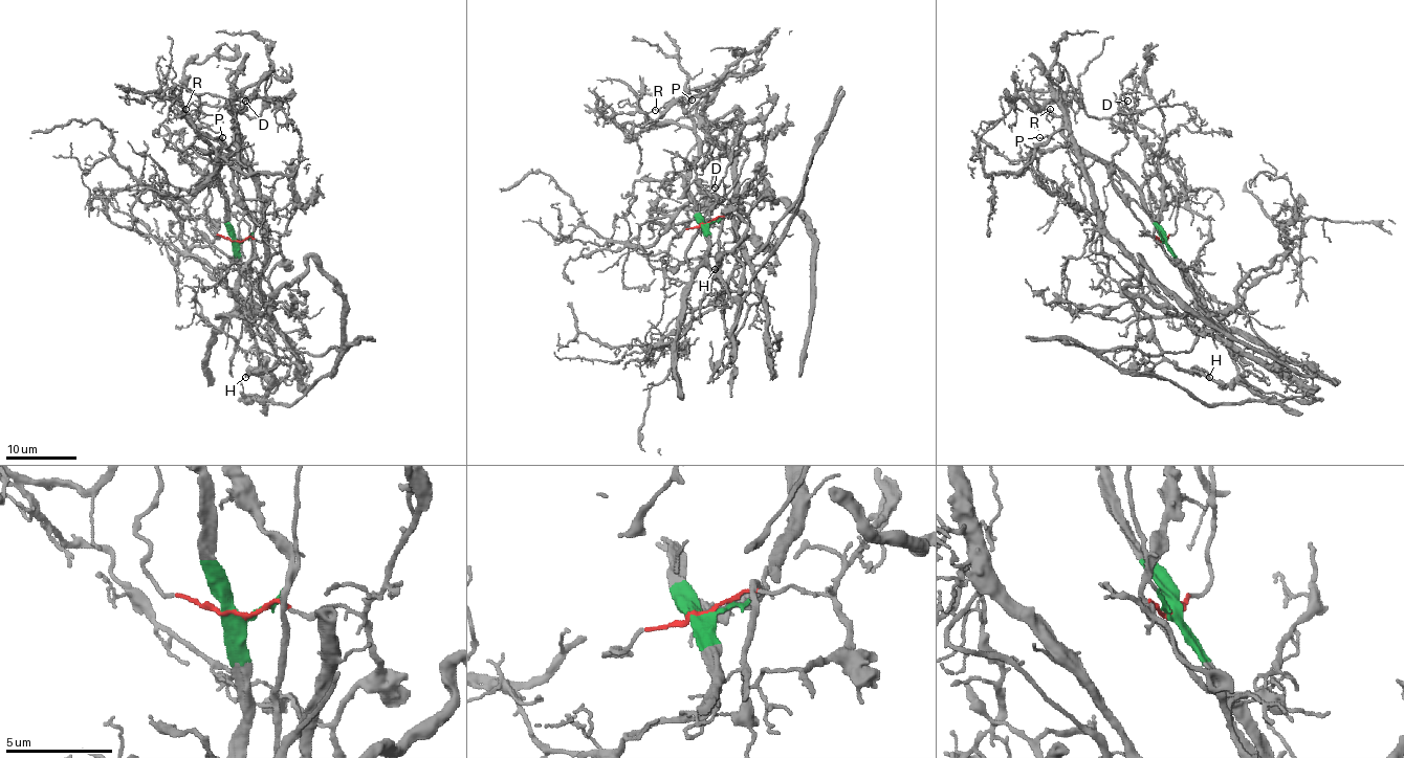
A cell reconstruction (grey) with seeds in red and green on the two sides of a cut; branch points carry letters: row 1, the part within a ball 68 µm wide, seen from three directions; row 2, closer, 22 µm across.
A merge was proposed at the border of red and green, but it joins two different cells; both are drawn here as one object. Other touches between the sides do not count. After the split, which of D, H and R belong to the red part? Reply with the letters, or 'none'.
none

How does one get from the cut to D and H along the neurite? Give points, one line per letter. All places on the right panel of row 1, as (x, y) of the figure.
D: (1163, 240), (1156, 230), (1148, 176), (1143, 170), (1145, 154), (1125, 104), (1125, 108), (1127, 101)
H: (1163, 240), (1213, 317), (1212, 326), (1236, 377), (1218, 384), (1192, 370), (1208, 377)

